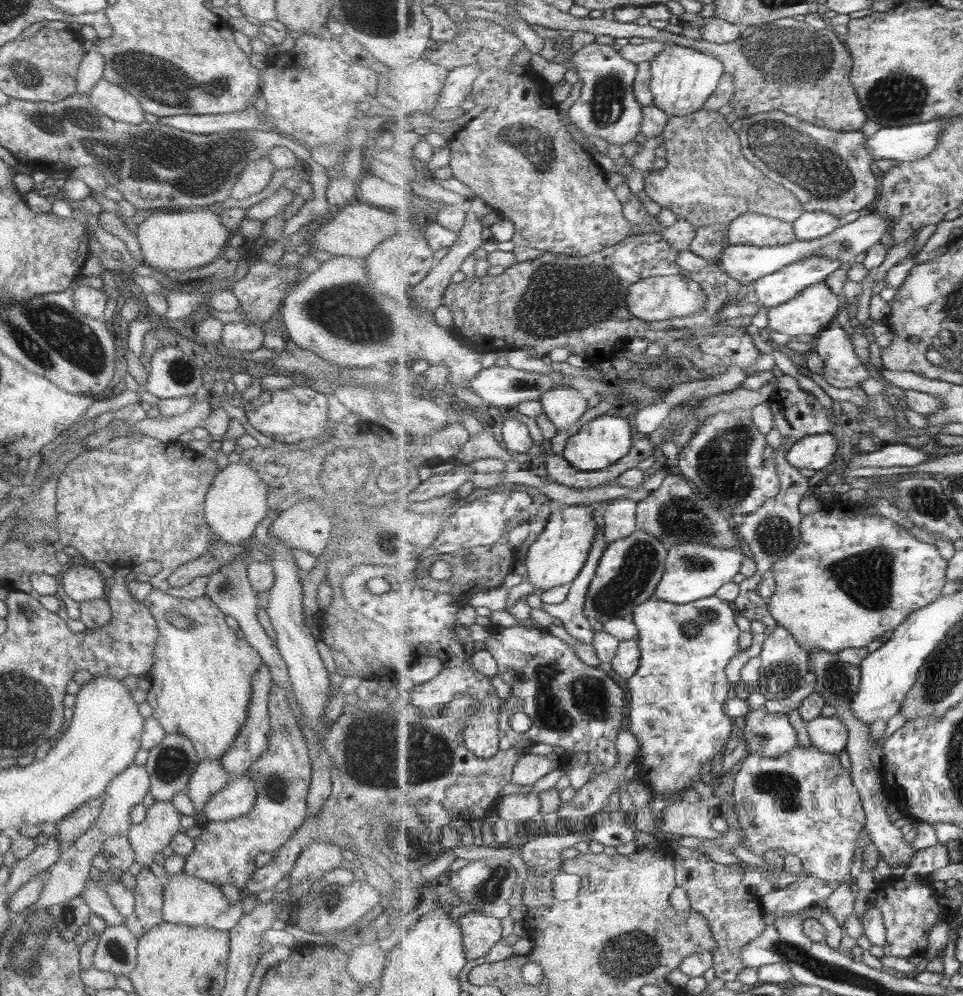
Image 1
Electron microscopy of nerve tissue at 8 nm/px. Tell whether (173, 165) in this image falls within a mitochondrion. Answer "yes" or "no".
yes

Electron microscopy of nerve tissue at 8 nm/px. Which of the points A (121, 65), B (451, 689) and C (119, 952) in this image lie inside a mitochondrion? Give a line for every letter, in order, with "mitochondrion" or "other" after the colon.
A: mitochondrion
B: other
C: mitochondrion

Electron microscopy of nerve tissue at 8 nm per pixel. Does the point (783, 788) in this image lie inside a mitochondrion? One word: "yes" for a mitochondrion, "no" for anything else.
yes

